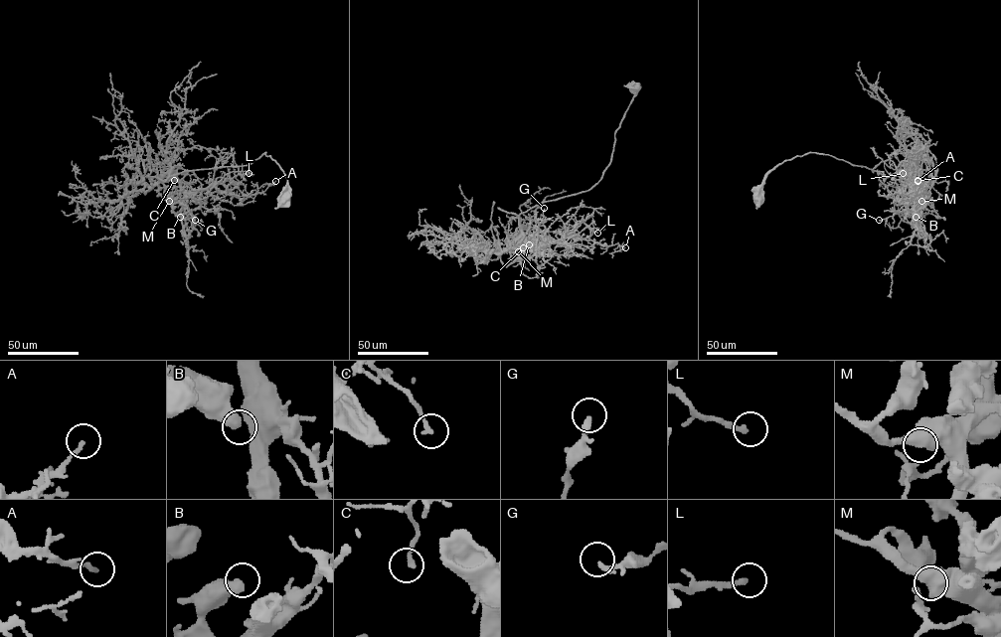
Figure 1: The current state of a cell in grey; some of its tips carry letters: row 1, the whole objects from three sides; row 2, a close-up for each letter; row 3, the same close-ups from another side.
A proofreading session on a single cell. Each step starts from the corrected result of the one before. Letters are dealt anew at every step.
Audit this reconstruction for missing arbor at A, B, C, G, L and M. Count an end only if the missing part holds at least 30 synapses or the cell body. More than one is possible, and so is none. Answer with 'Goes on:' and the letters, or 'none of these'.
Goes on: L

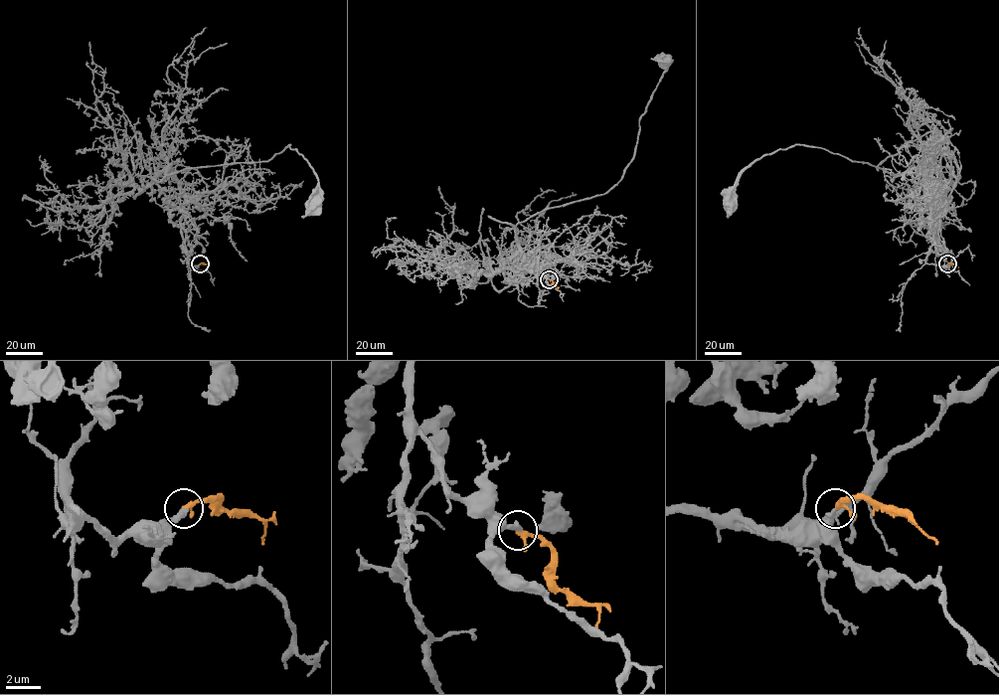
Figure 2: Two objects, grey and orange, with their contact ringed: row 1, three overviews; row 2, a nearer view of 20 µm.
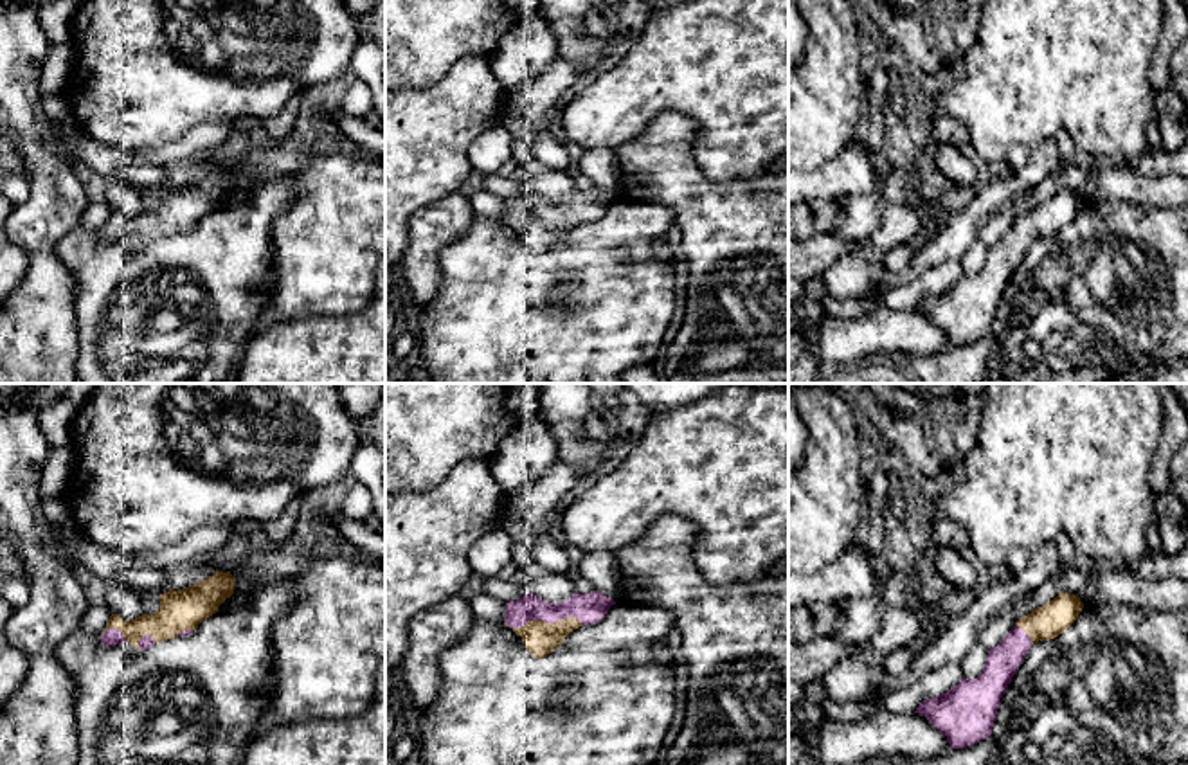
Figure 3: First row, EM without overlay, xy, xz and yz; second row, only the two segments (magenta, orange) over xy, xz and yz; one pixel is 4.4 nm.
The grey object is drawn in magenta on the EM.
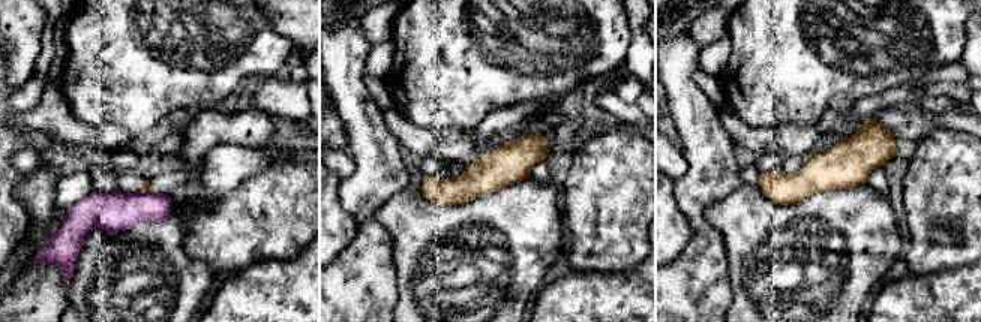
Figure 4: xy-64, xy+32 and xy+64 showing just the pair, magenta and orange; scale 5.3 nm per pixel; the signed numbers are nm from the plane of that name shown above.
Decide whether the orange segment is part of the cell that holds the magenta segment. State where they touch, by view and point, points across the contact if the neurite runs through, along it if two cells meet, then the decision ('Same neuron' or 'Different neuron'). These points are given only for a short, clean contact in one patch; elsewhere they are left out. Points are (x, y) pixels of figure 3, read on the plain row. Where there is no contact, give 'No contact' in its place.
Touches magenta at xz (548, 218). Same neuron

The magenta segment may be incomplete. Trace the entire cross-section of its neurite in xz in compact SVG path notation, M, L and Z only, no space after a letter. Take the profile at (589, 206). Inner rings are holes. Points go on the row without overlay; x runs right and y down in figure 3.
M599 187L574 189L560 200L547 200L527 189L524 194L506 200L504 221L522 234L526 247L535 256L544 256L572 227L601 218L612 202L616 198Z

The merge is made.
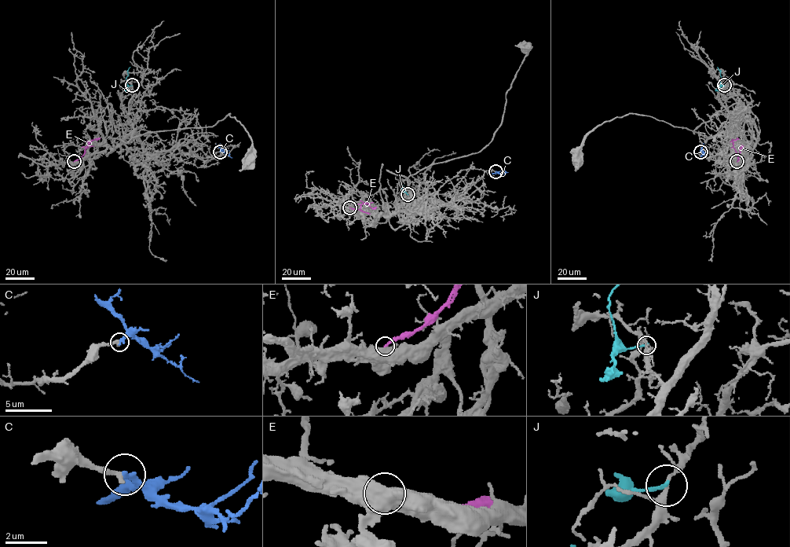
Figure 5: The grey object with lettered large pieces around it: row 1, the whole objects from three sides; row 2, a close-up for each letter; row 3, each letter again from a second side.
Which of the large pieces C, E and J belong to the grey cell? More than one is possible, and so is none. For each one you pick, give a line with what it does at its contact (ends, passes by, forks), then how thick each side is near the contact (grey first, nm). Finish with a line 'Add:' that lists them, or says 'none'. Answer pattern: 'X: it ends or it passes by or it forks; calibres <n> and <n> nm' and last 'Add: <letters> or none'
Add: none

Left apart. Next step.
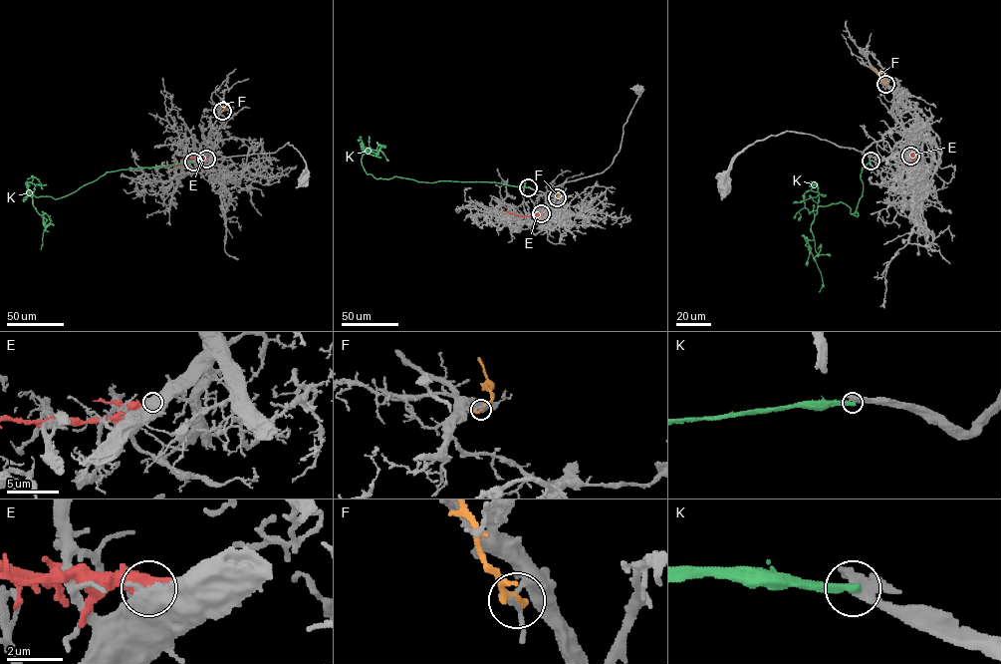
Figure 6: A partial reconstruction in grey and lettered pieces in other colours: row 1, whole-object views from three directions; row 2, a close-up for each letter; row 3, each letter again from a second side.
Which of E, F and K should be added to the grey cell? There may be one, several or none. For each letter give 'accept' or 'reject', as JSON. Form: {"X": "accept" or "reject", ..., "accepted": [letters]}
{"E": "reject", "F": "reject", "K": "reject", "accepted": []}

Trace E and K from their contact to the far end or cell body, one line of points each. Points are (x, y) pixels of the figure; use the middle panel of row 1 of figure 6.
E: (541, 214), (518, 216), (503, 211)
K: (528, 187), (375, 178), (361, 160), (368, 148), (380, 145), (375, 154)

